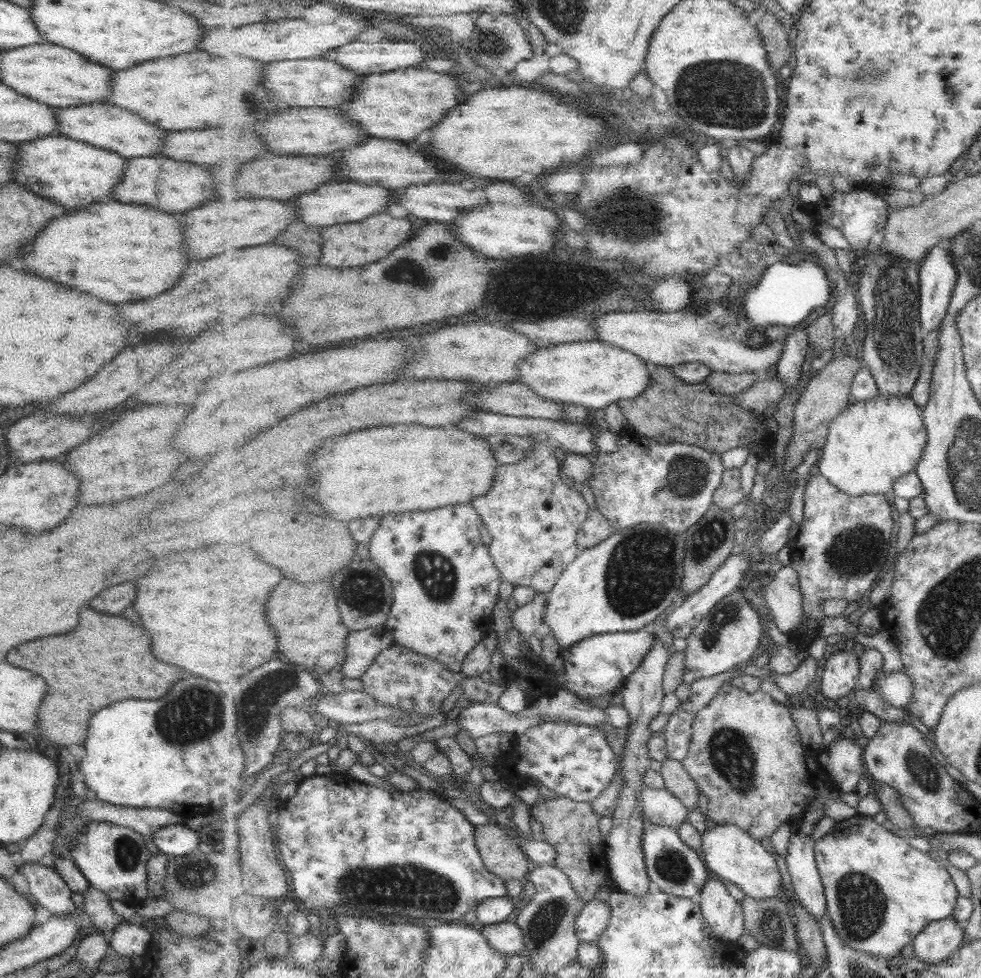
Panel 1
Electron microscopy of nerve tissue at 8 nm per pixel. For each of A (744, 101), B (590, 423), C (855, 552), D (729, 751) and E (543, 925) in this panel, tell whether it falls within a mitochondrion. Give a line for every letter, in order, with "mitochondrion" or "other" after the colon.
A: mitochondrion
B: other
C: mitochondrion
D: mitochondrion
E: mitochondrion

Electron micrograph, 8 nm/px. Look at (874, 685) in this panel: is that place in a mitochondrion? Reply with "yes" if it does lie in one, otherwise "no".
no

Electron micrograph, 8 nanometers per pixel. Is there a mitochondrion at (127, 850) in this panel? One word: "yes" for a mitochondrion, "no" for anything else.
yes

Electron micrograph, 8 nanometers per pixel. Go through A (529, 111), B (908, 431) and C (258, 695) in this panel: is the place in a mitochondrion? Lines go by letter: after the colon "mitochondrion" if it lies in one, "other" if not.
A: other
B: other
C: mitochondrion

